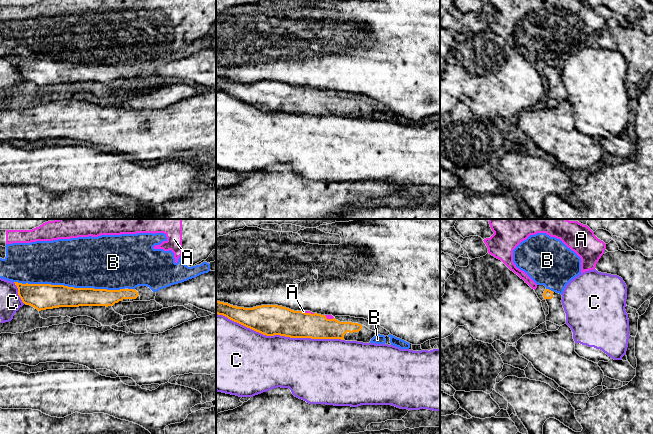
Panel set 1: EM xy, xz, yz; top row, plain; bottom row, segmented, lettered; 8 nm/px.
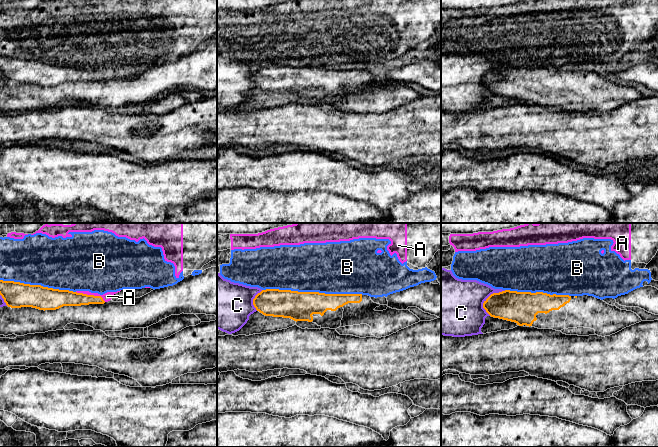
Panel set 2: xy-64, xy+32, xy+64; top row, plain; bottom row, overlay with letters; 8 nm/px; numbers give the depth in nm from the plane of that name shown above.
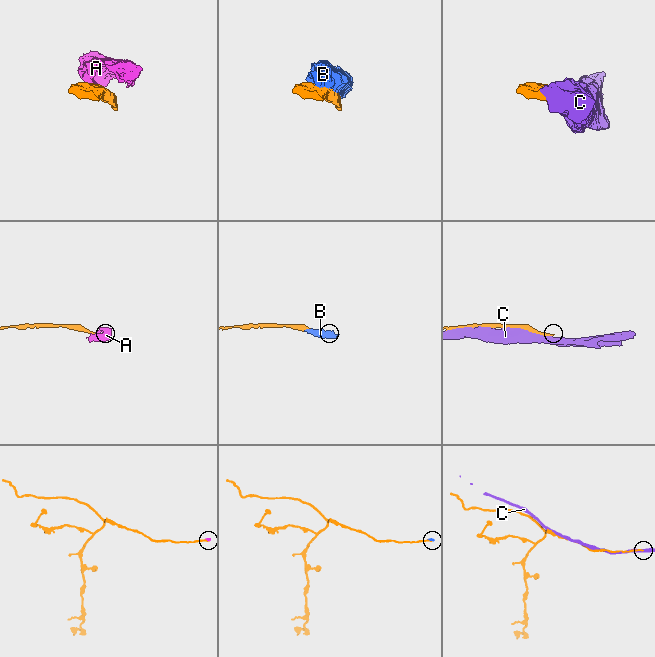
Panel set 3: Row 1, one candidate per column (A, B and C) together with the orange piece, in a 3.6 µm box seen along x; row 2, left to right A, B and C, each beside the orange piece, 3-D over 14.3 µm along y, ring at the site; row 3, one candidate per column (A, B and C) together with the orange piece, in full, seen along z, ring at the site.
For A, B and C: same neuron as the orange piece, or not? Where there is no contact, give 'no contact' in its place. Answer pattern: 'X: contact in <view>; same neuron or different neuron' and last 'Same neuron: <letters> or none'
A: contact in xz; different neuron
B: contact in xy; different neuron
C: contact in xz; different neuron
Same neuron: none

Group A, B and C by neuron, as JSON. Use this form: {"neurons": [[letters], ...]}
{"neurons": [["A", "B"], ["C"]]}

